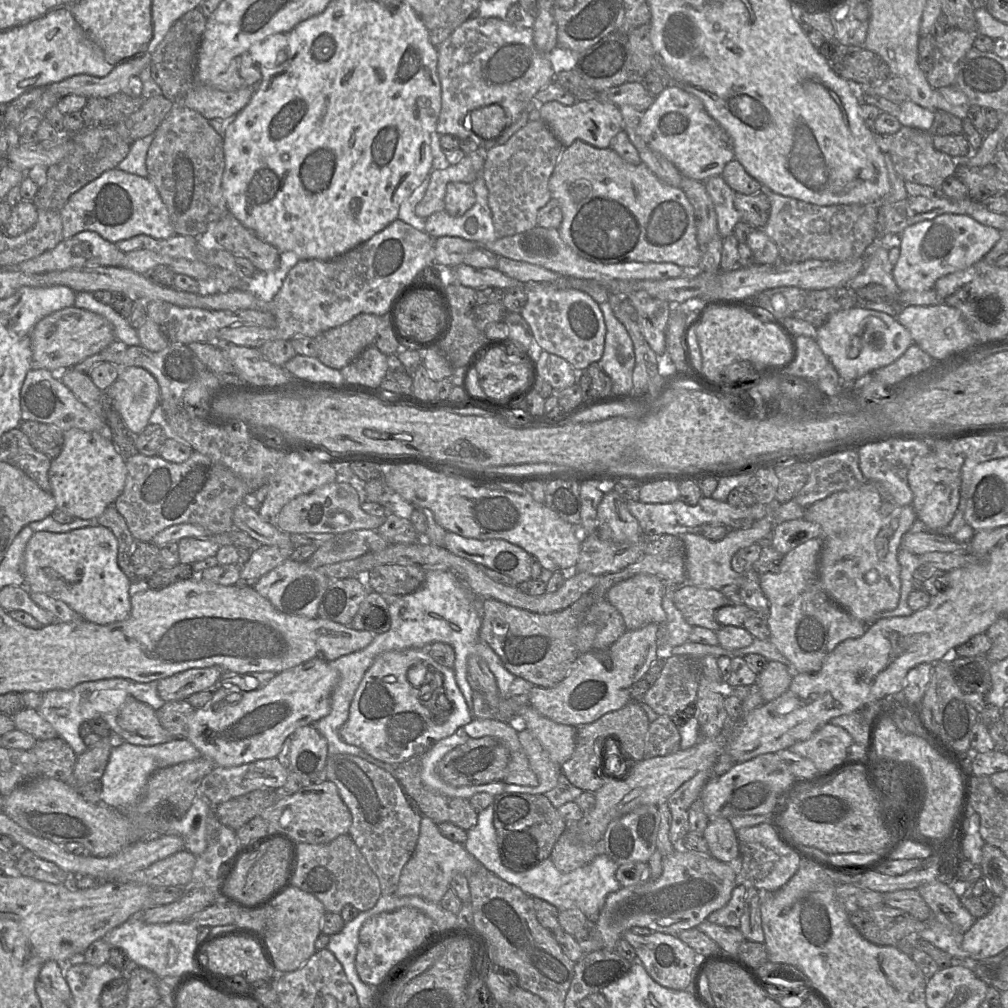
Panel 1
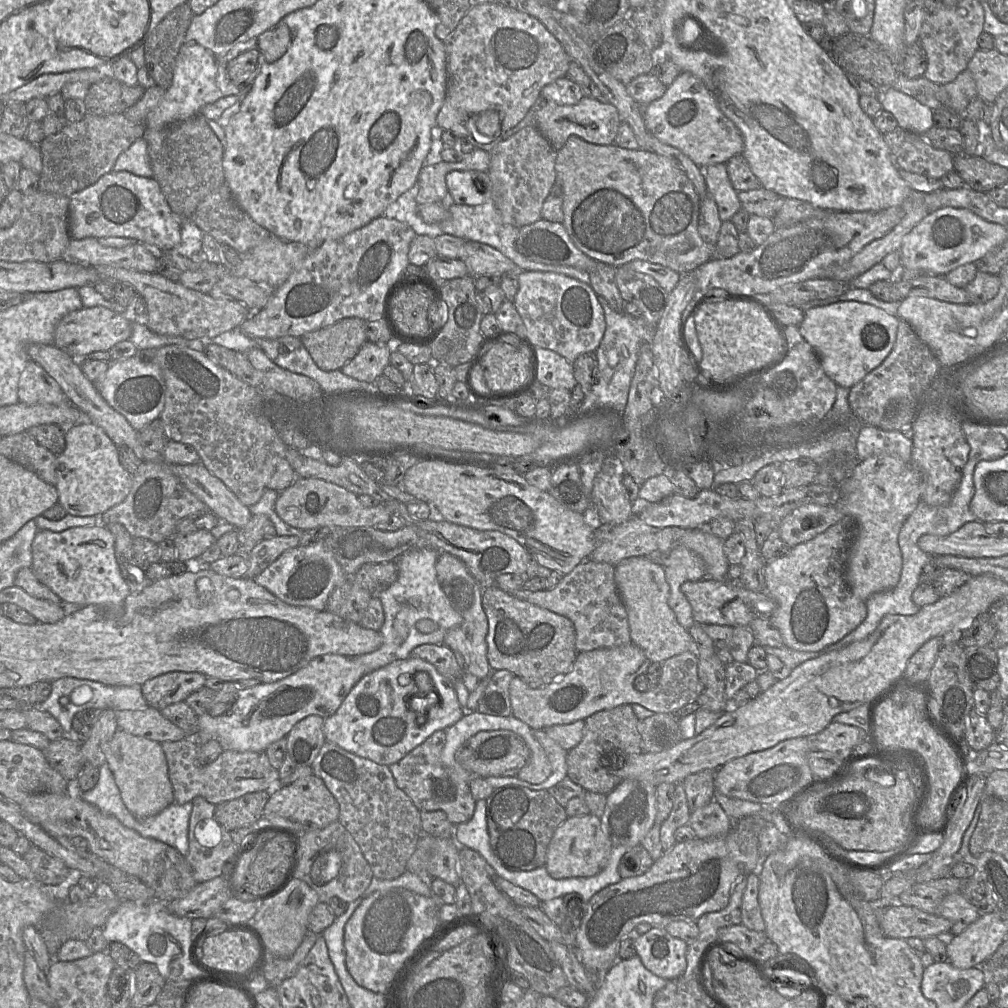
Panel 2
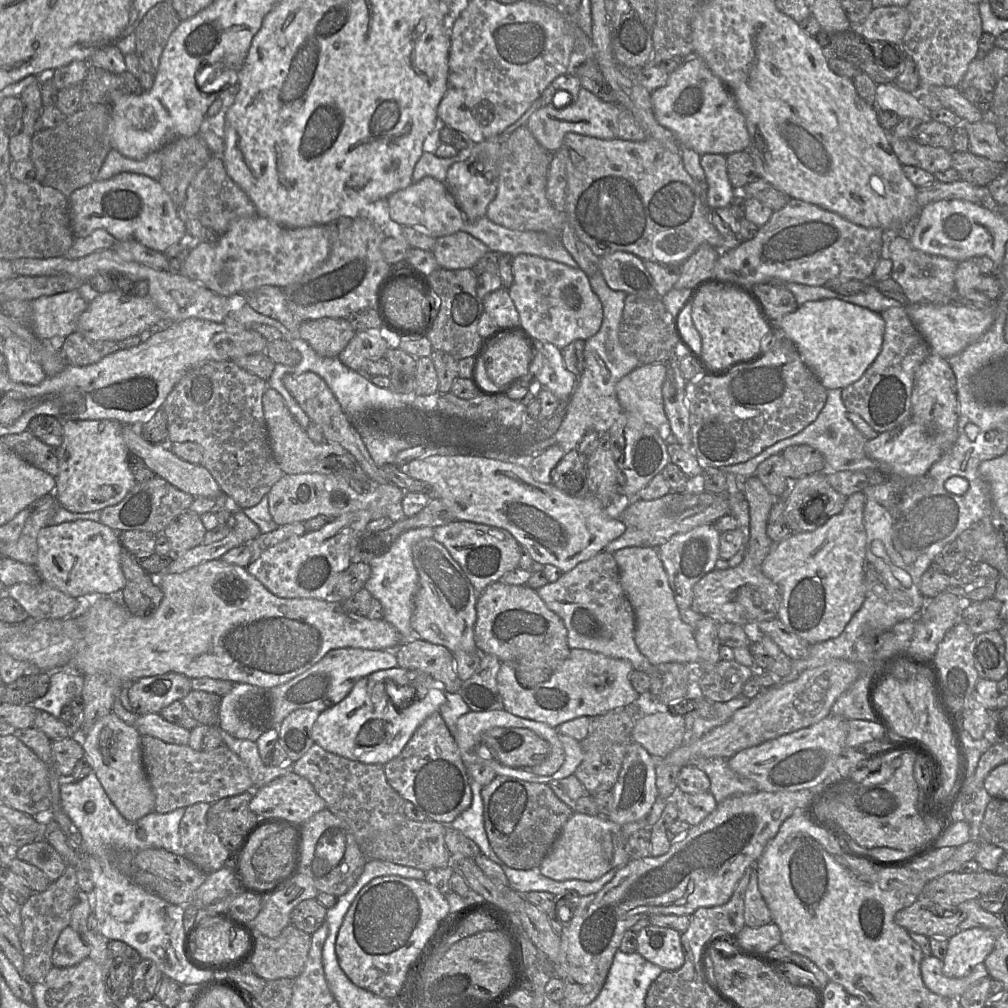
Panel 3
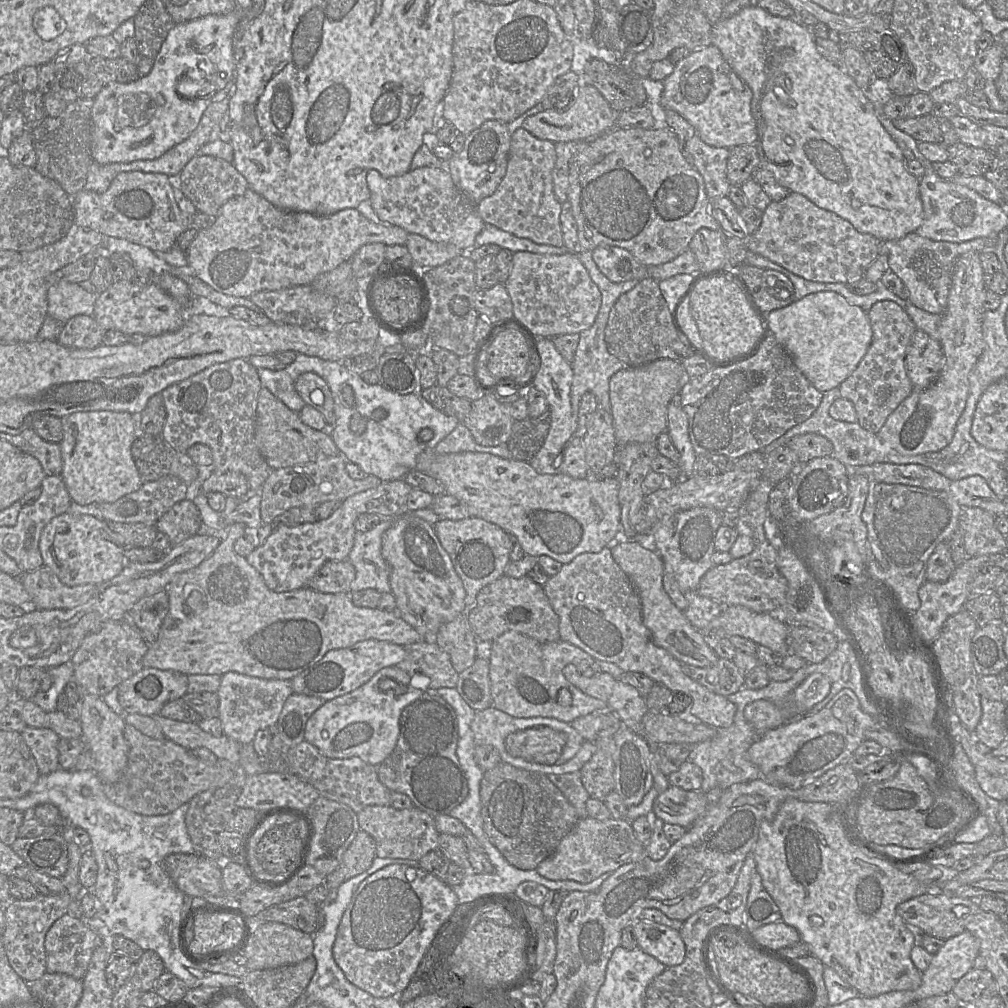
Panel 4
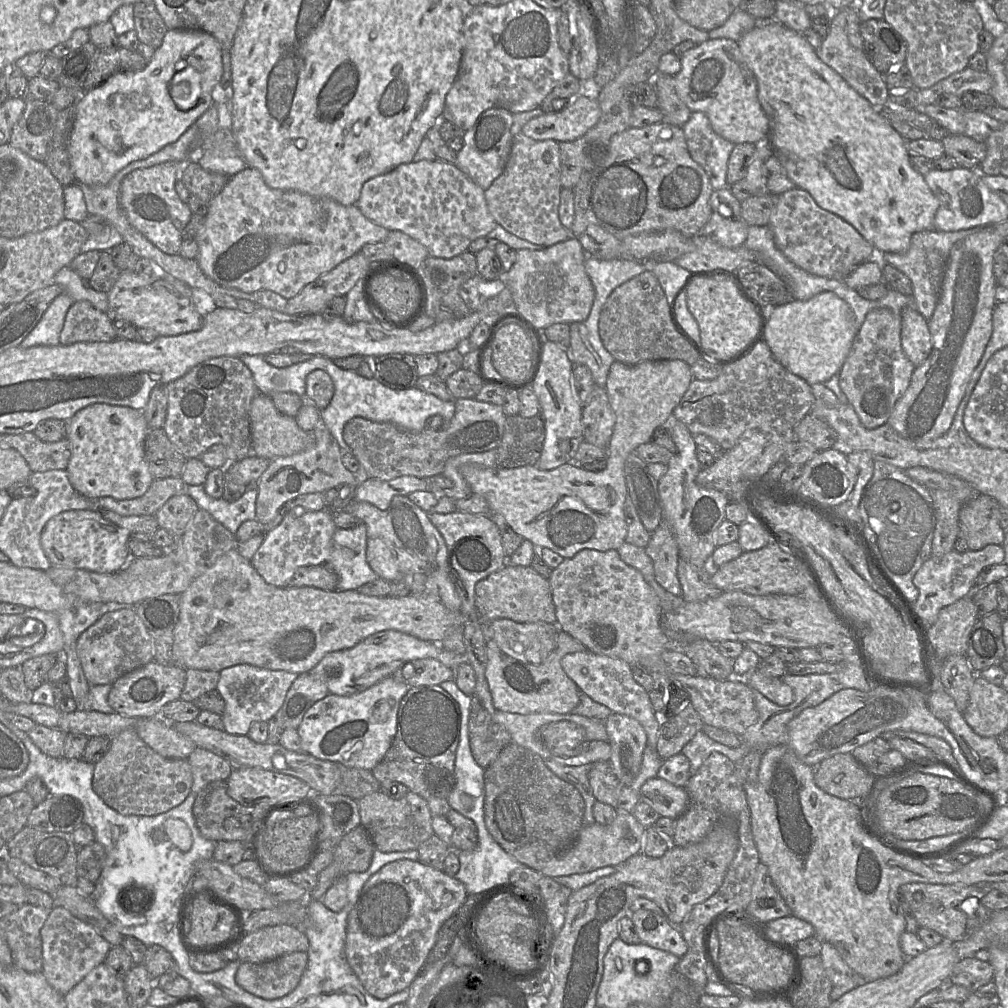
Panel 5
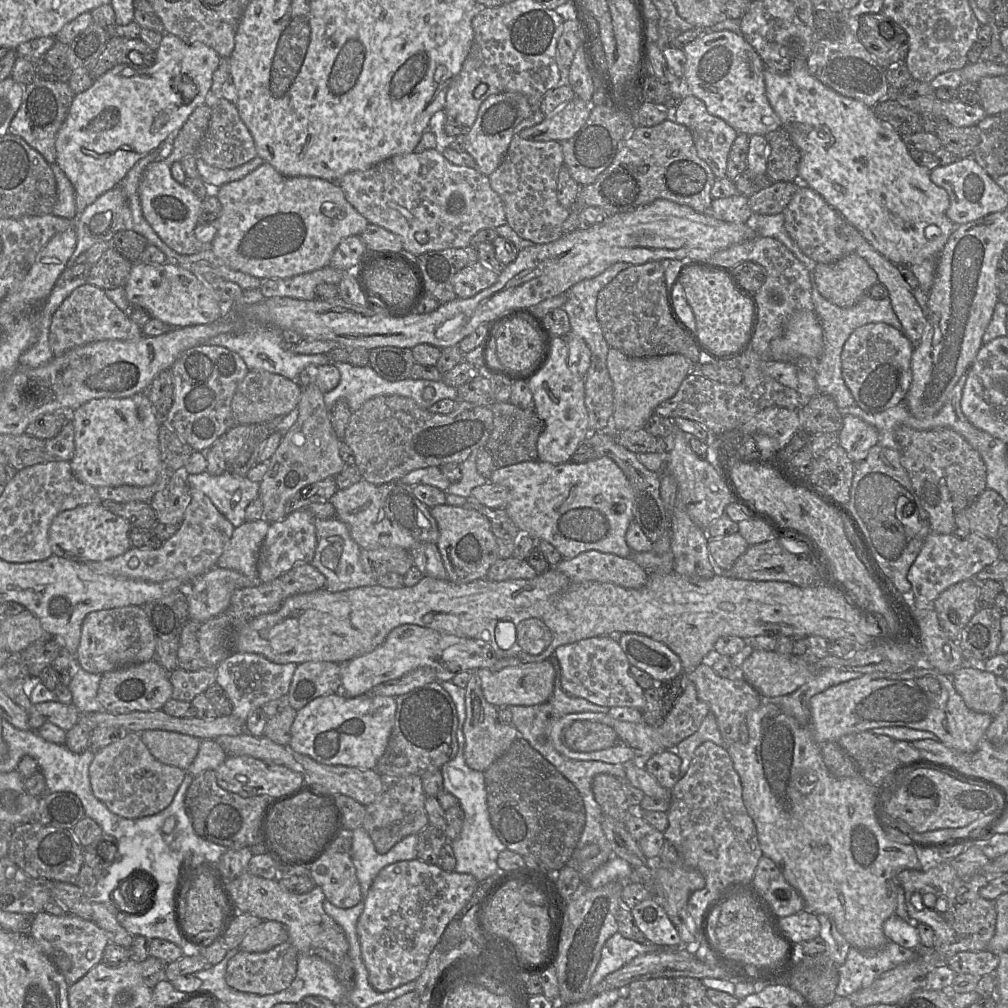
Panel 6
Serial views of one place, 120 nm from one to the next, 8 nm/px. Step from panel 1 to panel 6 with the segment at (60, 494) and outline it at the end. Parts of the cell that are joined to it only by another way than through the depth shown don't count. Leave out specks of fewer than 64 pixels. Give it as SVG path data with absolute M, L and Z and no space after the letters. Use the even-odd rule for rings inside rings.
M147 392L127 398L92 399L72 411L70 419L74 425L75 454L70 461L77 479L95 488L131 485L145 487L156 482L163 471L160 458L159 427L162 419L155 412Z

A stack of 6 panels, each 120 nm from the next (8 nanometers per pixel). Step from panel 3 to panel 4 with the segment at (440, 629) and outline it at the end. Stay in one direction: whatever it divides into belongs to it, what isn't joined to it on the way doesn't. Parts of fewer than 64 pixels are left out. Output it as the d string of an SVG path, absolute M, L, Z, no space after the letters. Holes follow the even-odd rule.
M404 511L384 533L381 552L391 570L389 582L396 598L396 612L424 640L435 641L435 635L444 623L466 613L463 582L432 524Z

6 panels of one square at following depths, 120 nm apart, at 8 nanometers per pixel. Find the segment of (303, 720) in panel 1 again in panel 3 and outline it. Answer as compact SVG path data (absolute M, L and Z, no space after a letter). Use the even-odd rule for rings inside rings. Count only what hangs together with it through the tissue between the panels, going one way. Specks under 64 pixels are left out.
M339 648L330 650L320 661L287 683L268 690L270 703L270 726L278 727L293 711L314 709L322 712L341 702L363 677L398 666L394 650L369 650Z

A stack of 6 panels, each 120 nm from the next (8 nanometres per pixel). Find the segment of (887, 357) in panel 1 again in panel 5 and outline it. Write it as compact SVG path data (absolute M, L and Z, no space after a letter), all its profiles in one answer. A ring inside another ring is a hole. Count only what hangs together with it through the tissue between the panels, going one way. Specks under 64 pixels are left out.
M824 291L805 301L793 300L764 309L767 323L763 340L787 370L809 385L824 383L840 372L858 333L853 312L843 299Z

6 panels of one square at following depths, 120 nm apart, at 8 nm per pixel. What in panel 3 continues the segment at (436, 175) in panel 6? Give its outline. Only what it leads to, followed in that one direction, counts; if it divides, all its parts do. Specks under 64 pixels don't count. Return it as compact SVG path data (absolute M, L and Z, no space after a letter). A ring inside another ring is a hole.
M429 176L389 195L386 200L389 206L389 215L393 221L401 226L412 226L415 229L424 230L427 235L434 238L461 231L466 221L446 183Z

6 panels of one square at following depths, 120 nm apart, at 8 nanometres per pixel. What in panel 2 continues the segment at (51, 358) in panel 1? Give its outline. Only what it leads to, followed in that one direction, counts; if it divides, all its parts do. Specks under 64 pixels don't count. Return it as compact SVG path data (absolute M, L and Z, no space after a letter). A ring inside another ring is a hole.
M103 306L81 308L65 315L56 325L54 345L74 359L80 359L97 351L109 351L117 343L127 340L132 334L132 322L125 314Z

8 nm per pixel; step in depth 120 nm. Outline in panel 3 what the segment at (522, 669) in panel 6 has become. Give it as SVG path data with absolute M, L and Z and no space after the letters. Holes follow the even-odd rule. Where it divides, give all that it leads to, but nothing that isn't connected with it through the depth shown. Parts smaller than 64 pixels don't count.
M571 649L568 658L552 676L532 688L522 686L513 666L502 662L497 685L506 711L557 728L569 720L581 716L594 717L635 702L640 694L629 679L633 670L633 665L628 660L611 658L586 649ZM604 677L607 677L606 681L600 680ZM606 683L609 685L605 685Z

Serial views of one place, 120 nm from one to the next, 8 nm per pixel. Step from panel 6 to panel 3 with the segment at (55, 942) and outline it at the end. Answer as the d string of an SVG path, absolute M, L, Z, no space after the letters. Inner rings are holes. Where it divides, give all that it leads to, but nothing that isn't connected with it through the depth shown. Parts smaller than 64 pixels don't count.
M70 926L59 935L52 954L54 967L66 968L79 964L89 956L89 947Z

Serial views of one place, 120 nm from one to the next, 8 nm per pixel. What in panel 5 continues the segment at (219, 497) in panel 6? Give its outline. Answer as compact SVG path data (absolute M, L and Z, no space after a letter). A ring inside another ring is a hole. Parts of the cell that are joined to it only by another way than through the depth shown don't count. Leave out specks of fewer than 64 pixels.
M186 485L186 493L194 499L199 509L207 511L216 521L231 533L236 534L240 525L256 519L257 489L248 488L236 501L212 498L205 492L203 485Z

